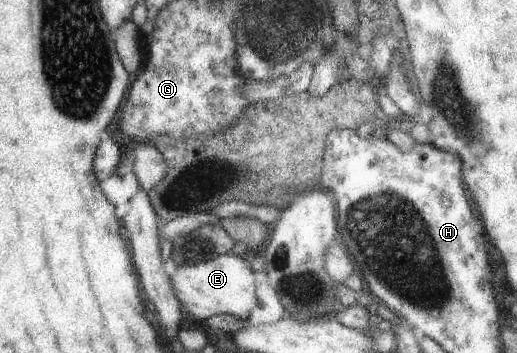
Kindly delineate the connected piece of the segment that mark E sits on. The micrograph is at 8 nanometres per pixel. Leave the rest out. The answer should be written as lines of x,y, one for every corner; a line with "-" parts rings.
224,253
205,261
183,261
168,267
170,288
181,311
197,322
205,322
207,318
219,314
232,314
243,321
247,320
250,312
256,310
257,304
253,272
248,266
248,258

